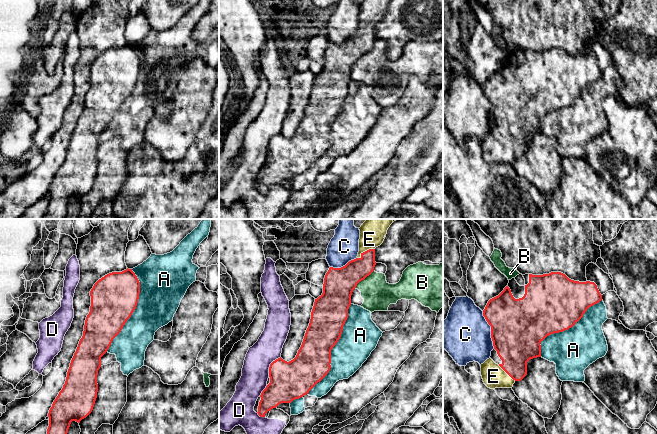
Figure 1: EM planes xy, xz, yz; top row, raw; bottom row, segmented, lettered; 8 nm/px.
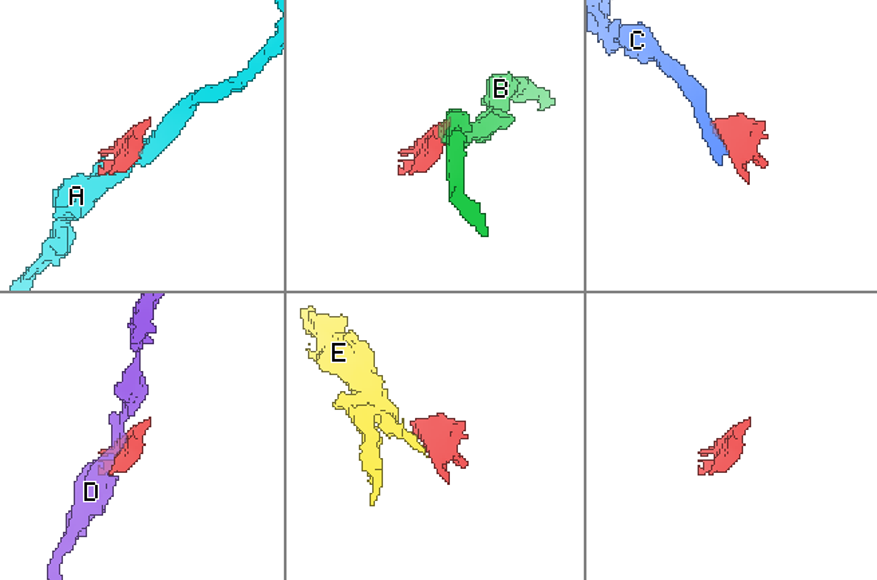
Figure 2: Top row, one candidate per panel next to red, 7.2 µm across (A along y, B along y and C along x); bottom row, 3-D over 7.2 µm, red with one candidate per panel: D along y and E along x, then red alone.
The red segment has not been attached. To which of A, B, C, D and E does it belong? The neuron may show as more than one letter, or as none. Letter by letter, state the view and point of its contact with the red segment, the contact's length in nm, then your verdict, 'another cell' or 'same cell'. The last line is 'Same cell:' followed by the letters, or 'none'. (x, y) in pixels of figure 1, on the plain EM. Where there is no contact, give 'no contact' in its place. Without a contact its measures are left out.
A: xz (331, 125) | 800 nm | same cell
B: xz (363, 55) | 200 nm | another cell
C: yz (491, 106) | 320 nm | another cell
D: xz (270, 141) | 190 nm | another cell
E: xz (365, 27) | 170 nm | another cell
Same cell: A

